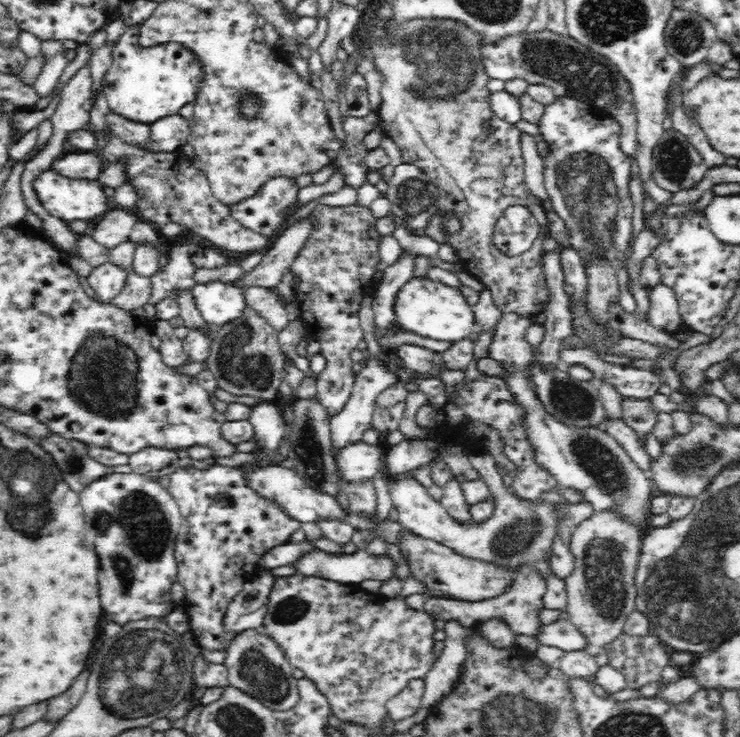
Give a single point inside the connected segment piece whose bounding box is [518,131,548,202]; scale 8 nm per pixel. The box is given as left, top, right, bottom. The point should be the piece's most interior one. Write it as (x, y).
(534, 165)

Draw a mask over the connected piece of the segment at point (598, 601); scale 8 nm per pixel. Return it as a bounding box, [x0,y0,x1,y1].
[562,511,643,652]

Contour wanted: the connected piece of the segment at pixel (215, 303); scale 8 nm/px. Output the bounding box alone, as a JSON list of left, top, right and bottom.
[191,280,245,328]

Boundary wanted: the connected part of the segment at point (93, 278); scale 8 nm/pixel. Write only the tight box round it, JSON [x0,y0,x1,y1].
[87,261,128,301]

